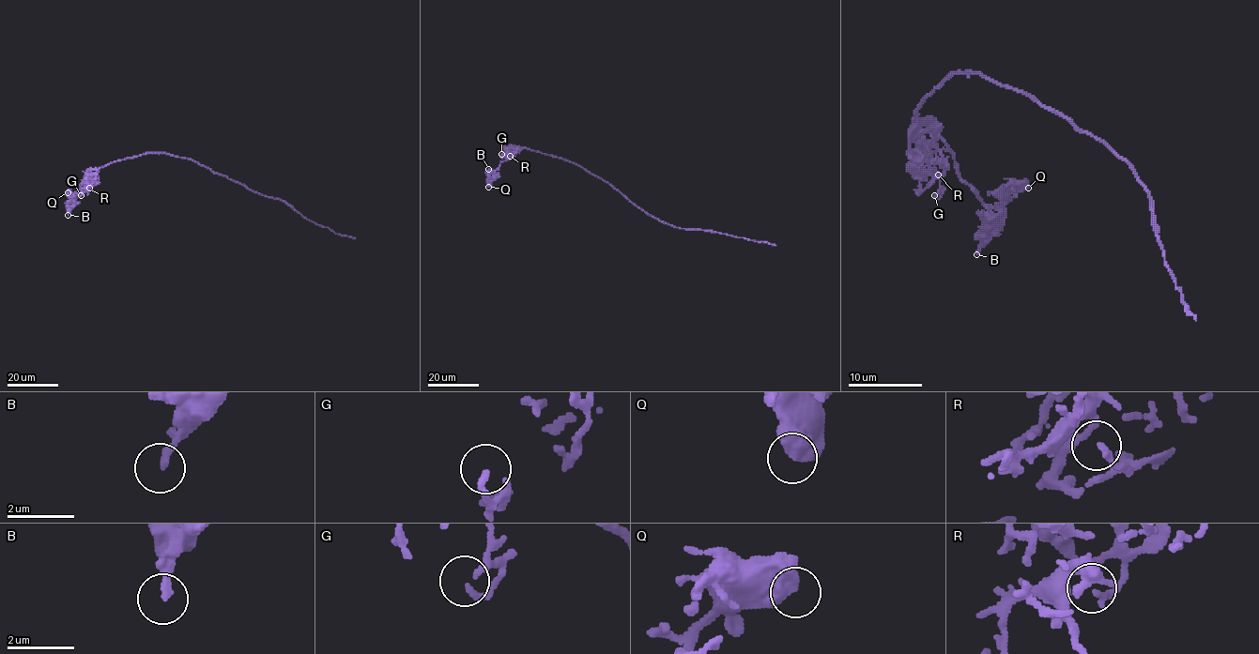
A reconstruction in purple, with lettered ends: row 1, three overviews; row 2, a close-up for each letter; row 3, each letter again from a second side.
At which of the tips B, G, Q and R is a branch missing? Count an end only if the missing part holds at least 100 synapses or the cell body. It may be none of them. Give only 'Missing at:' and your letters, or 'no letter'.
Missing at: no letter

